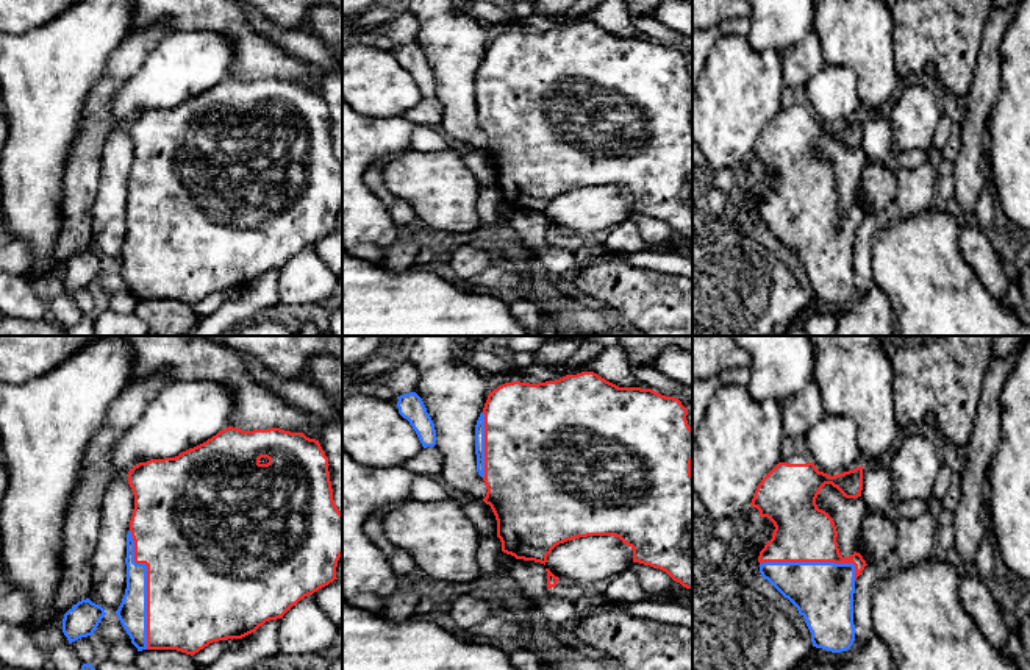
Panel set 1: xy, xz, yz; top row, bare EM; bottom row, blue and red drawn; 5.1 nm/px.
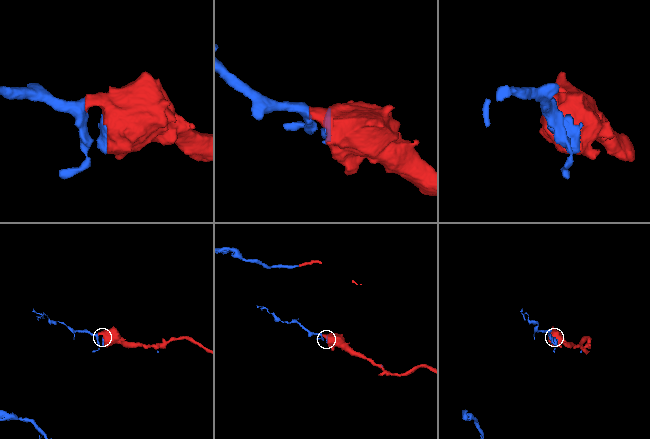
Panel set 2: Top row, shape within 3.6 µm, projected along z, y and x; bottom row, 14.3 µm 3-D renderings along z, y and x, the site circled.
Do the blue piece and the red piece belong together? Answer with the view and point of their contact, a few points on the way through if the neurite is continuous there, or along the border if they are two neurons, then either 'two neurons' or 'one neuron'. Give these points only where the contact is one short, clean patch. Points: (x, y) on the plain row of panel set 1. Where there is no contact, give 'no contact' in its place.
meets blue in xy at (146, 236); one neuron

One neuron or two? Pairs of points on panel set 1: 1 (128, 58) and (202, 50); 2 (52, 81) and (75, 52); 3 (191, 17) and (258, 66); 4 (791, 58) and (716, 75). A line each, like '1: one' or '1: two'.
1: two
2: one
3: one
4: two

